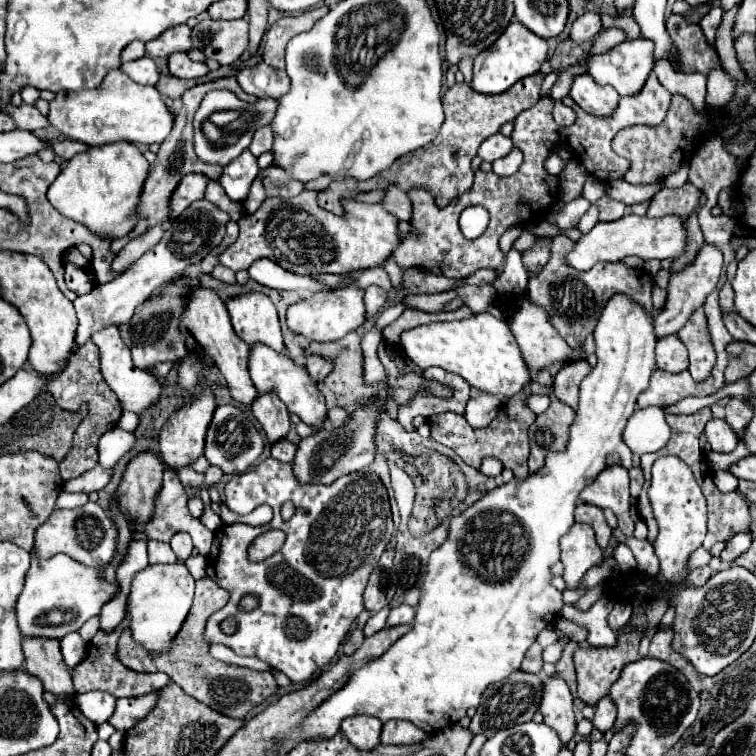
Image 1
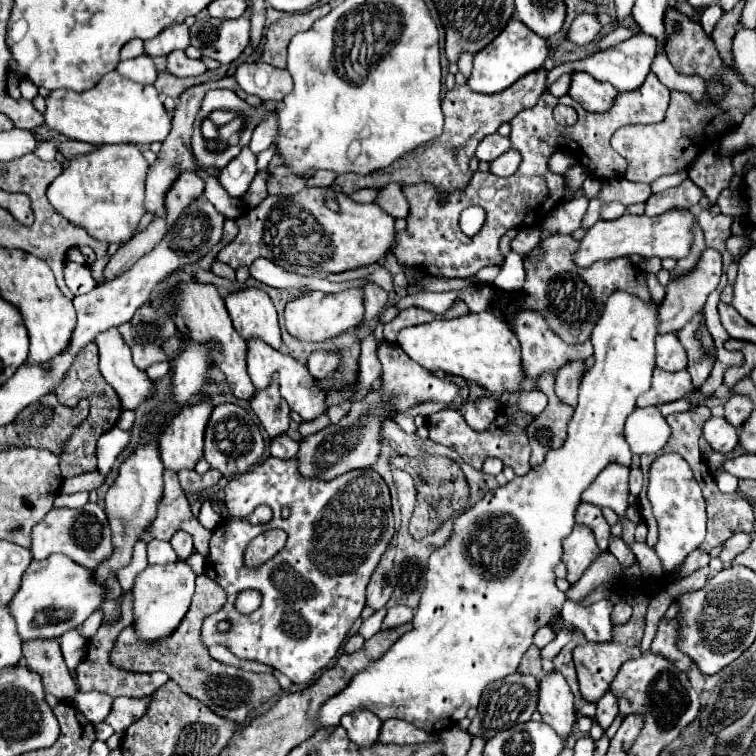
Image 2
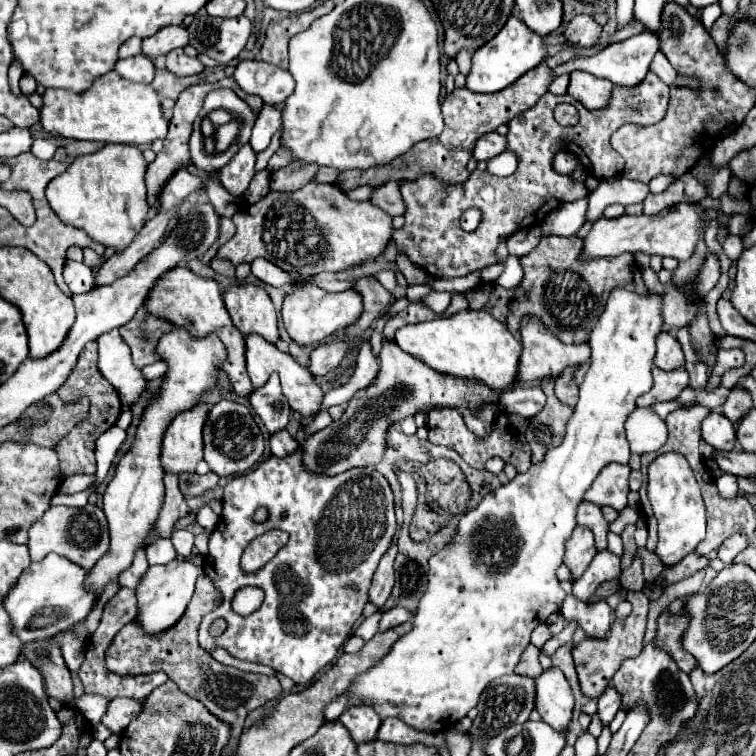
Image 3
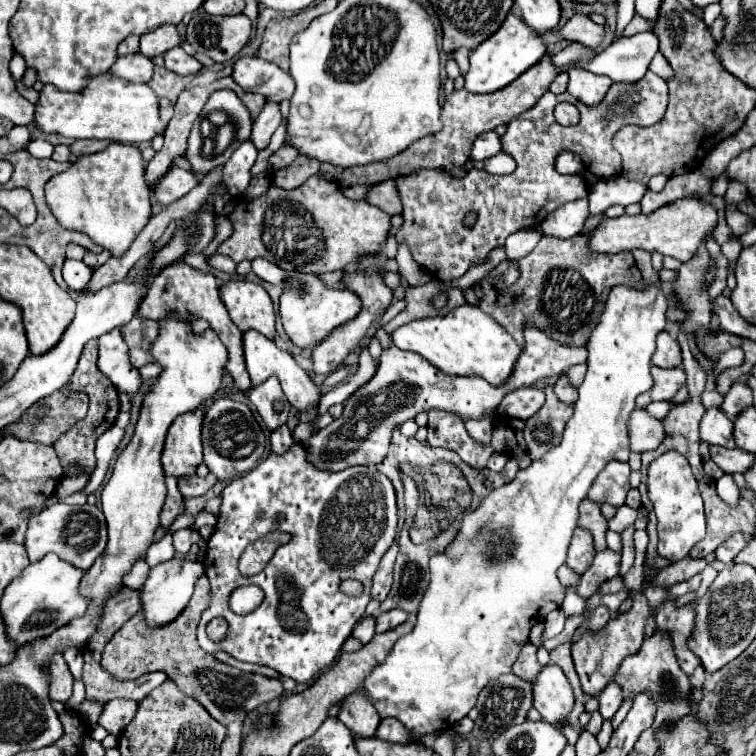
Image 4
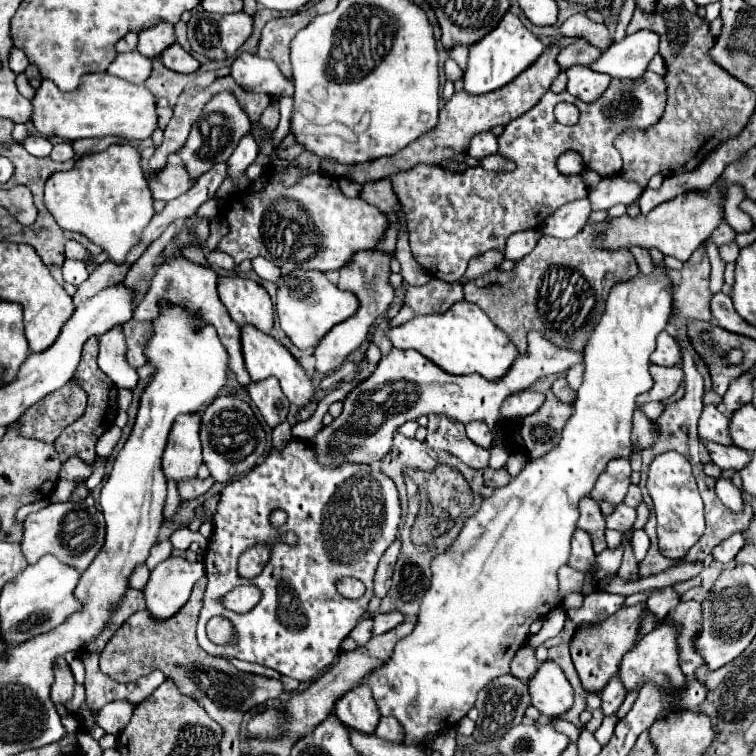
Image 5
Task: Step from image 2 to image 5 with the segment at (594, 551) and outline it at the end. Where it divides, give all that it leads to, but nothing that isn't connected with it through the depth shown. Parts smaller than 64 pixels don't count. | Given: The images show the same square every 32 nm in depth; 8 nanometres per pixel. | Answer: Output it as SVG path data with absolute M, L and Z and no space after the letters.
M576 530L572 538L572 552L570 552L568 564L580 572L588 572L594 566L594 560L596 560L596 554L592 550L592 540L588 532Z

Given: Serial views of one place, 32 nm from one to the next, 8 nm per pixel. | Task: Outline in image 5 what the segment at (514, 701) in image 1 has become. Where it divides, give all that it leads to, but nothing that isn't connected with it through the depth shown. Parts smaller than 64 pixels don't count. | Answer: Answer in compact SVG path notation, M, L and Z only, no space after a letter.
M504 674L496 680L492 680L488 686L484 686L484 690L478 694L476 700L476 710L480 712L478 720L476 720L476 730L474 730L474 738L480 738L480 744L486 744L490 740L498 740L506 734L506 730L510 726L516 726L522 722L524 710L530 704L530 696L528 696L528 686L526 682Z

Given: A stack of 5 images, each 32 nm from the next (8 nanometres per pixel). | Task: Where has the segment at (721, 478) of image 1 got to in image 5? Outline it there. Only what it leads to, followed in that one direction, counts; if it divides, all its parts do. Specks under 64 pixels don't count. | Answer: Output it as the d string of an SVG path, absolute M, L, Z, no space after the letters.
M718 480L716 482L716 494L722 500L724 506L728 506L734 512L742 512L744 510L744 498L742 498L742 490L736 488L730 480Z

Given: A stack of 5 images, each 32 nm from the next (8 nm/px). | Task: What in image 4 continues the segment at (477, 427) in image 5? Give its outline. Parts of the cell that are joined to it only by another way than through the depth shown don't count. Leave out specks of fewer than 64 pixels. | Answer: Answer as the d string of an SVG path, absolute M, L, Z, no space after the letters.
M466 420L466 430L476 442L484 446L492 440L492 424L488 424L488 420Z

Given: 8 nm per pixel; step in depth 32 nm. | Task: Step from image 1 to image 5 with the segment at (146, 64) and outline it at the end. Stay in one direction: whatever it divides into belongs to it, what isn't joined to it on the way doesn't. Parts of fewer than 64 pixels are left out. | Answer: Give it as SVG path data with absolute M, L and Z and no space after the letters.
M124 52L124 54L116 54L116 58L112 60L112 64L108 66L108 72L112 76L118 76L122 80L128 80L132 84L142 84L148 76L150 76L152 64L150 58L142 56L140 52Z

